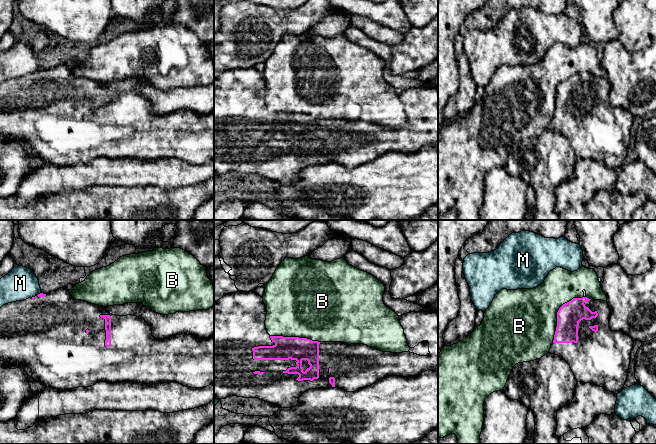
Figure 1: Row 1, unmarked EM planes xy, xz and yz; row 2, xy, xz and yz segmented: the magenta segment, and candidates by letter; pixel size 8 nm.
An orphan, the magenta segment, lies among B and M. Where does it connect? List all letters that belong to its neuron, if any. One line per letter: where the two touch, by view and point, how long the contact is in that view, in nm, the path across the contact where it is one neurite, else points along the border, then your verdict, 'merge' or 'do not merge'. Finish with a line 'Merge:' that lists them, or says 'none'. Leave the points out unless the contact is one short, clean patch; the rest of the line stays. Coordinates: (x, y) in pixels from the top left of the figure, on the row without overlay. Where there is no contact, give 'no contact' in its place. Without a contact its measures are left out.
B: meets magenta in yz at (557, 90); contact 440 nm long; do not merge
M: meets magenta in xy at (35, 72); contact 90 nm long; do not merge
Merge: none

